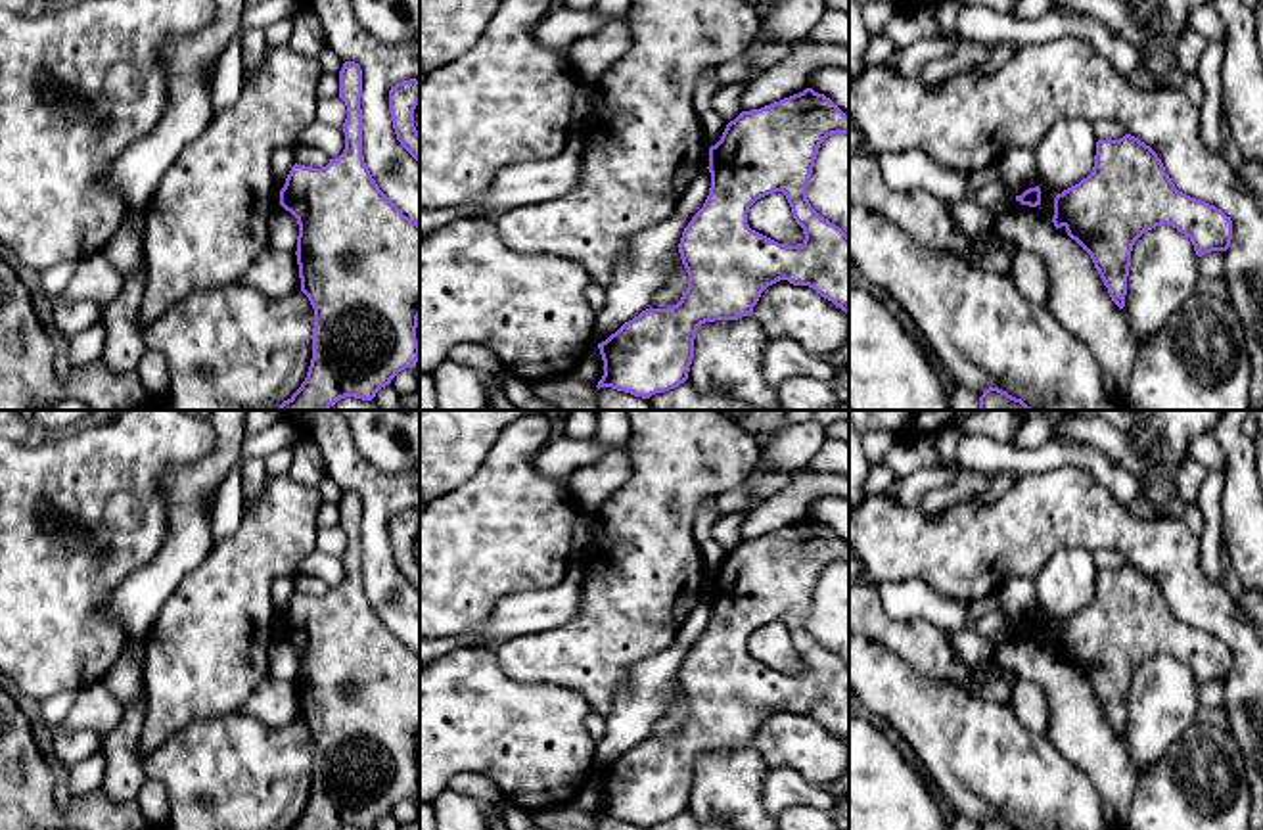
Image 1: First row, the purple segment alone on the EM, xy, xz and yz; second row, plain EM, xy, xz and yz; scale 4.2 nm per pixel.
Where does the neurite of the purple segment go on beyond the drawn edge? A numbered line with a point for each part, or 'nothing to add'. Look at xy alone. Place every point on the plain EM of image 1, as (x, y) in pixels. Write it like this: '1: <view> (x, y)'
nothing to add

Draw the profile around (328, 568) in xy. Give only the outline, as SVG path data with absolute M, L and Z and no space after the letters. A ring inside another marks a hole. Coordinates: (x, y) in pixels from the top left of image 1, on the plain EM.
M314 550L309 556L301 558L295 569L295 577L316 577L324 581L330 588L335 588L345 579L345 562L343 556L332 556L322 550Z

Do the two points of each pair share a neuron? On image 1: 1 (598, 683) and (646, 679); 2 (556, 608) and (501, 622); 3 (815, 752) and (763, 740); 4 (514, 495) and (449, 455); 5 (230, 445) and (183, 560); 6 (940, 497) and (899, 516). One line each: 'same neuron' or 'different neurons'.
1: different neurons
2: same neuron
3: same neuron
4: different neurons
5: same neuron
6: different neurons

